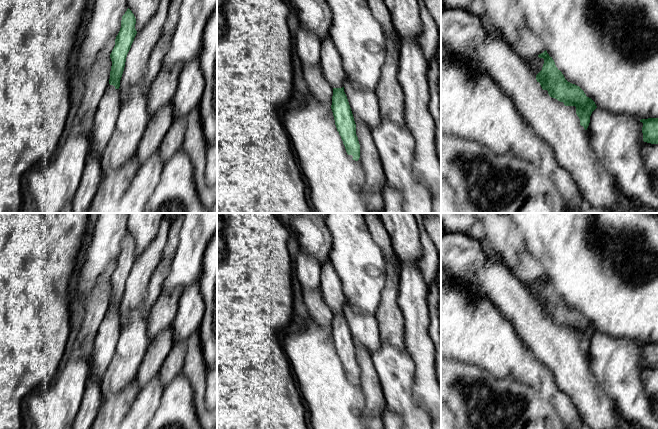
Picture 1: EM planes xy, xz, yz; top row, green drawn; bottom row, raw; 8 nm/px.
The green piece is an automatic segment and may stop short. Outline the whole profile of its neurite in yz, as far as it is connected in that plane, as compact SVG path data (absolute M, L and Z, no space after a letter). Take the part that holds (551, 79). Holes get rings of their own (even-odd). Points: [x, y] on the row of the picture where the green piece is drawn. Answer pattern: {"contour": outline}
{"contour": "M546 50L538 57L544 59L544 64L542 70L536 75L537 82L540 83L543 90L548 91L550 97L563 102L565 106L575 106L580 125L587 130L590 116L597 108L595 102L587 97L579 86L565 79Z"}

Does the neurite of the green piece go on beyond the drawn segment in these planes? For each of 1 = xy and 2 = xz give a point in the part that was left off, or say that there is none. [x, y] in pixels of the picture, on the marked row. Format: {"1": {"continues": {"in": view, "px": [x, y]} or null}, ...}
{"1": {"continues": null}, "2": {"continues": null}}

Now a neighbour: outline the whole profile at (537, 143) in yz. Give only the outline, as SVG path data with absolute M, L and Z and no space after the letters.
M452 53L446 60L441 61L441 132L474 140L498 154L511 153L530 162L557 186L565 204L577 208L580 213L611 213L602 207L593 208L583 198L572 175L558 164L551 146L533 132L531 126L521 117L511 98L500 89L485 70L481 68L470 70L468 65L459 60L457 53Z

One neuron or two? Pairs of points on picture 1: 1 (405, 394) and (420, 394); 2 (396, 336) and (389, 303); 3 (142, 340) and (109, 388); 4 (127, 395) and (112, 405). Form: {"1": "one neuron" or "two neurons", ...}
{"1": "two neurons", "2": "one neuron", "3": "one neuron", "4": "one neuron"}

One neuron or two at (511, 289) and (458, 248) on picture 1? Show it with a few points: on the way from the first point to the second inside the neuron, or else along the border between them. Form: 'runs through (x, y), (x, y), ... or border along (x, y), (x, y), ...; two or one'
runs through (498, 283), (471, 261); one

